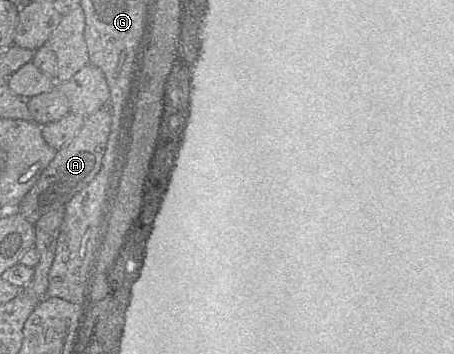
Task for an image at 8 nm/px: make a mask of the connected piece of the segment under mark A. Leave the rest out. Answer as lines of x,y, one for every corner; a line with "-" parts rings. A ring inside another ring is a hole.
105,107
83,118
83,125
79,132
68,144
57,150
52,161
16,208
16,212
33,225
44,214
65,206
74,195
96,176
101,168
111,132
111,113

